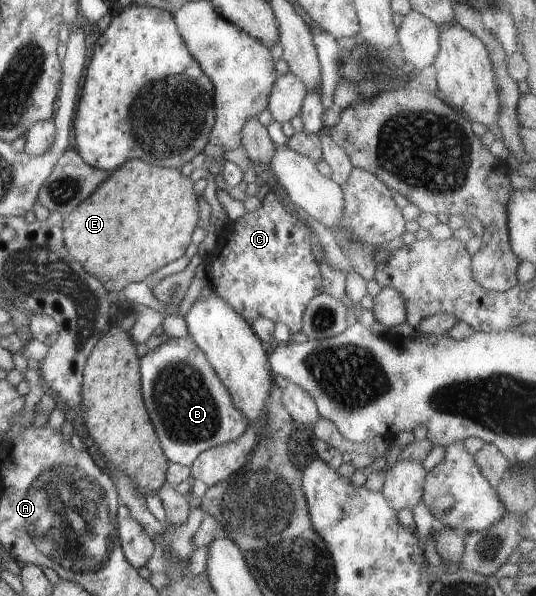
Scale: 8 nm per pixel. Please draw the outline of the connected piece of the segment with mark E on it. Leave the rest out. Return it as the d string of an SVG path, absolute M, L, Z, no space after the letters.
M131 159L111 172L59 226L70 257L116 297L125 285L147 282L158 269L186 253L200 219L198 213L194 183L181 170Z

